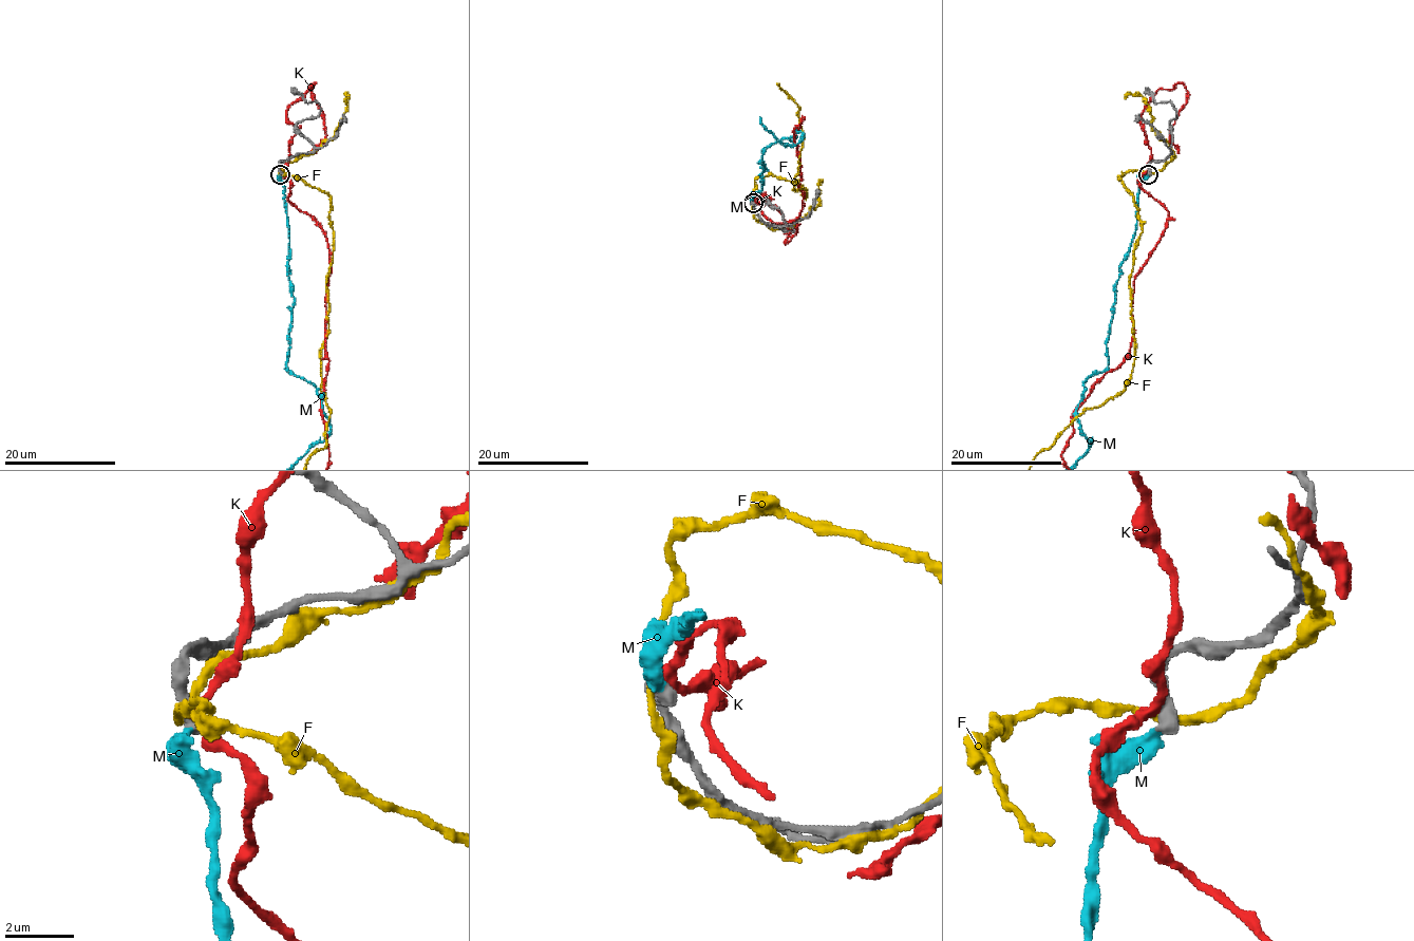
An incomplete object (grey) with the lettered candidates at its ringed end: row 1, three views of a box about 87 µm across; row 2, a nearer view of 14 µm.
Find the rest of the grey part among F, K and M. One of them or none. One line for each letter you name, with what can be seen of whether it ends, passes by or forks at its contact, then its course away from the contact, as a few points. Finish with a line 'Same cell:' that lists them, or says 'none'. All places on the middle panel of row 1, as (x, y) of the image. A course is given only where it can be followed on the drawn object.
M: it ends
Same cell: M

